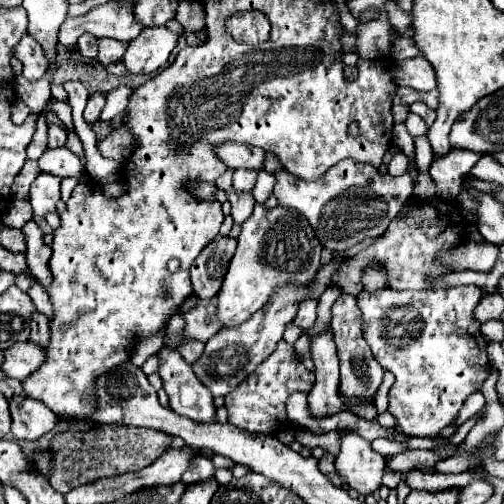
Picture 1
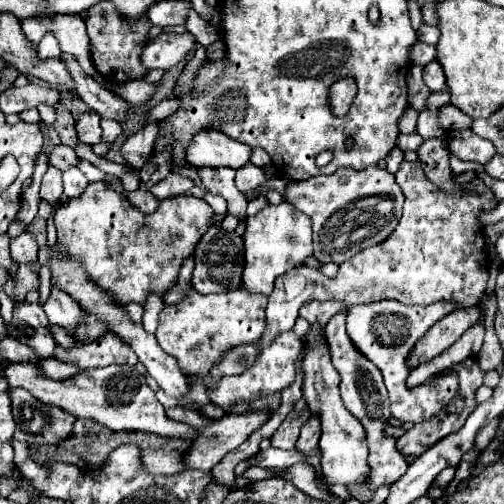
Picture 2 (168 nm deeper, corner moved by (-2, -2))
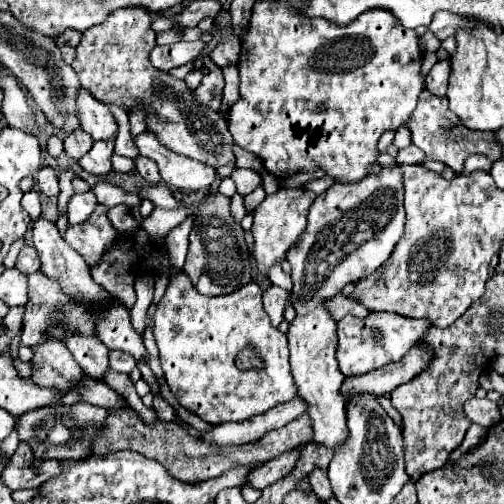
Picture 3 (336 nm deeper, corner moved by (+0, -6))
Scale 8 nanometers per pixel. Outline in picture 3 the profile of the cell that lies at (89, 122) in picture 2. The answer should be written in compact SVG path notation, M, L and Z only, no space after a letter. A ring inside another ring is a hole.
M83 130L73 132L71 136L65 138L65 154L73 160L79 160L81 156L85 156L91 150L91 146L93 146L93 140Z

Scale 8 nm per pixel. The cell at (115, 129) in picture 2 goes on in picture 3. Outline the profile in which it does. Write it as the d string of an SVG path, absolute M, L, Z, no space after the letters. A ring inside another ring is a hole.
M99 140L93 144L93 148L79 160L81 168L89 174L95 176L107 176L113 166L111 166L111 154L113 154L113 140Z

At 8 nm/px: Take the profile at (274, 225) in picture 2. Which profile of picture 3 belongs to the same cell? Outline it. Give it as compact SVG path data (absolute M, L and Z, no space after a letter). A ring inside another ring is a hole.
M279 188L275 194L269 194L253 212L253 238L255 238L255 250L253 250L253 256L257 260L257 266L259 266L259 272L263 276L267 276L267 268L271 268L273 264L285 260L285 254L287 254L287 248L291 244L295 244L295 240L299 238L299 234L305 230L307 226L307 214L309 214L309 208L311 204L315 202L317 194L309 192L309 190L285 190L285 188Z

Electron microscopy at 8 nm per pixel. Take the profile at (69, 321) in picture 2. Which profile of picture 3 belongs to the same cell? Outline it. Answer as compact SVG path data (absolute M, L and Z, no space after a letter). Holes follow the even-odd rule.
M73 334L65 340L65 346L71 350L79 366L93 380L103 380L109 370L109 350L97 336L79 336Z

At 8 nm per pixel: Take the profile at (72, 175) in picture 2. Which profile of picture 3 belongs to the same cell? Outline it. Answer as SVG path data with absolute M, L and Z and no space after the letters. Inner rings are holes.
M91 190L85 192L85 194L73 196L73 200L69 204L69 212L67 212L69 222L71 224L83 224L83 222L87 222L89 216L93 214L95 206L97 206L97 198L95 198L95 194Z

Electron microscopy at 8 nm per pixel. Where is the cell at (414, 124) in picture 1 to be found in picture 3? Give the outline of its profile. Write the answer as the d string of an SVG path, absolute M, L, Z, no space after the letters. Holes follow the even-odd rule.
M427 90L421 92L417 108L409 116L405 126L411 130L411 144L415 144L419 150L423 150L427 158L449 166L455 174L463 172L465 160L471 154L483 154L491 162L497 162L503 156L503 148L497 142L493 132L477 132L477 130L465 128L455 114L451 118L451 112L449 112L449 106L447 106L447 98L431 96L431 92L427 92Z

